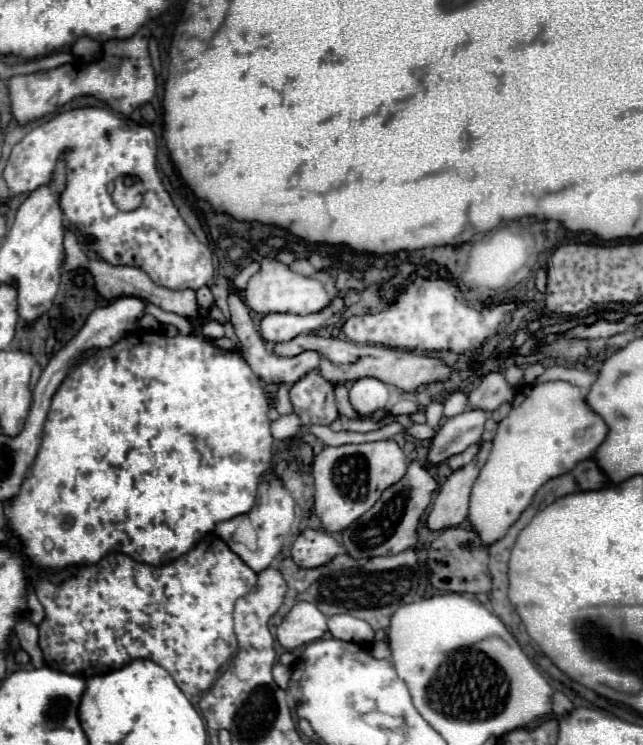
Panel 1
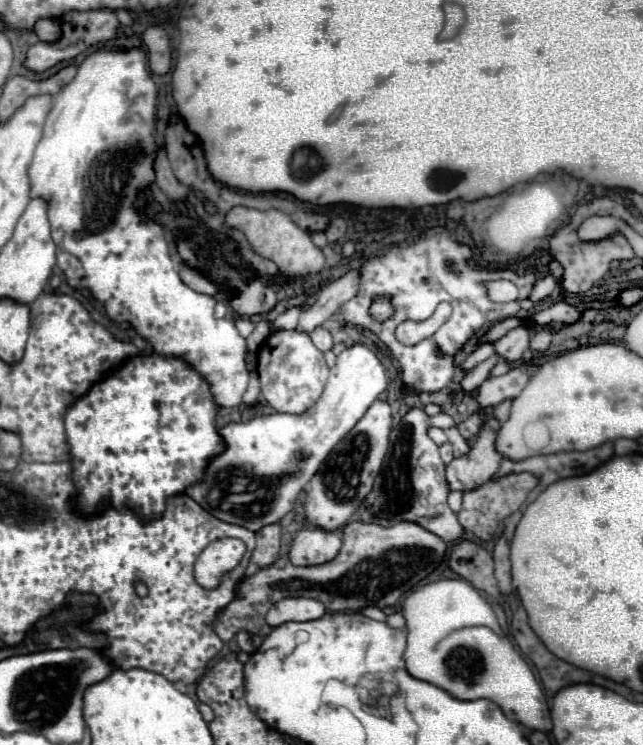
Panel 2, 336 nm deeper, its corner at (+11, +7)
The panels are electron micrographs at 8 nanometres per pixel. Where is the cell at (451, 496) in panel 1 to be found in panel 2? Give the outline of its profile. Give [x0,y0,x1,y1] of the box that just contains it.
[447,427,505,493]

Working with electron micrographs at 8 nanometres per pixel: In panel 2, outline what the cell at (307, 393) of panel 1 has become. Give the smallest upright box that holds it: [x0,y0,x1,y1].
[257,331,329,413]

